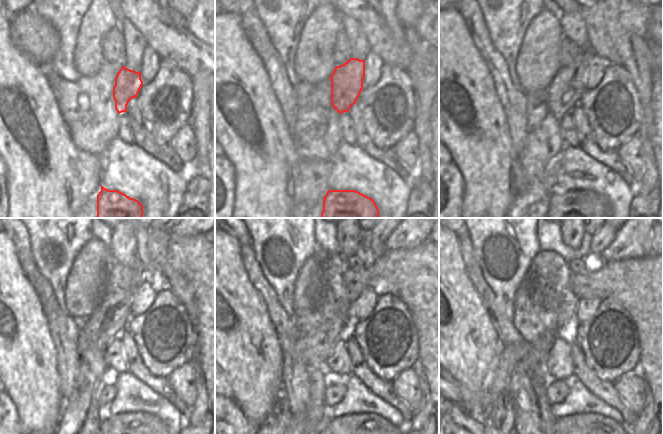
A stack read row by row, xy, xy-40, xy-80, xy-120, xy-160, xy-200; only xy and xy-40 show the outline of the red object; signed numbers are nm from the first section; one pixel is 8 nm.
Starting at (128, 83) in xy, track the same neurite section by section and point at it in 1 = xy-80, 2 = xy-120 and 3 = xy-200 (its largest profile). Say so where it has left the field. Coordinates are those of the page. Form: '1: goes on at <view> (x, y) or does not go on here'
1: goes on at xy-80 (564, 92)
2: goes on at xy-120 (99, 330)
3: goes on at xy-200 (525, 356)

